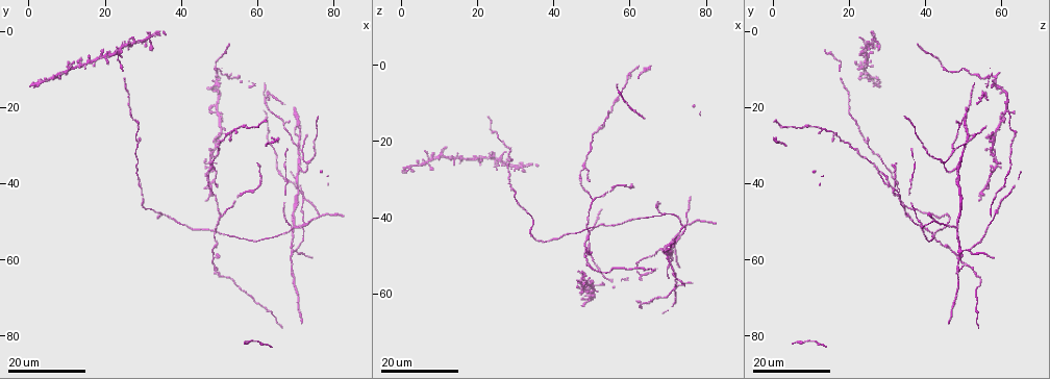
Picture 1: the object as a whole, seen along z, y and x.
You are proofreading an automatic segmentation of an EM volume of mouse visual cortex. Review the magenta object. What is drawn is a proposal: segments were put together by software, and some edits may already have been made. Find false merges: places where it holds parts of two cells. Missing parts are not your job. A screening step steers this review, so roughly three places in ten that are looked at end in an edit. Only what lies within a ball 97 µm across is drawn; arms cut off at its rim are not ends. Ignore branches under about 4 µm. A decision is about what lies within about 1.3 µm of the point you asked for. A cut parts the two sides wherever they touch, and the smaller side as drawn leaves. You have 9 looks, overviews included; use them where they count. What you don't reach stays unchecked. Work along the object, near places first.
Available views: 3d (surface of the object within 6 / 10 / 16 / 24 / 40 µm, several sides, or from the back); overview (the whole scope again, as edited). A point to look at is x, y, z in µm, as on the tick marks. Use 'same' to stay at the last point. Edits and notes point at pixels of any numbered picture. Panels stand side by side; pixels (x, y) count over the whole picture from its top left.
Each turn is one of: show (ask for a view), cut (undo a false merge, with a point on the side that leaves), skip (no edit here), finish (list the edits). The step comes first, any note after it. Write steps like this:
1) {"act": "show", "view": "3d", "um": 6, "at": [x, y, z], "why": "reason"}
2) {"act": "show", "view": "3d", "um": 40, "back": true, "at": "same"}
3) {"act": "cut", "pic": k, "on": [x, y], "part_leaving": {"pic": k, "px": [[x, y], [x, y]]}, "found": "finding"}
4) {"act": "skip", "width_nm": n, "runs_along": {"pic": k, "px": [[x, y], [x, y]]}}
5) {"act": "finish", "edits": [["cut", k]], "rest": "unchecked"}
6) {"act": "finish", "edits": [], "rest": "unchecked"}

{"act": "show", "view": "3d", "um": 24, "at": [49.0, 63.0, 52.5], "why": "sudden change in width"}

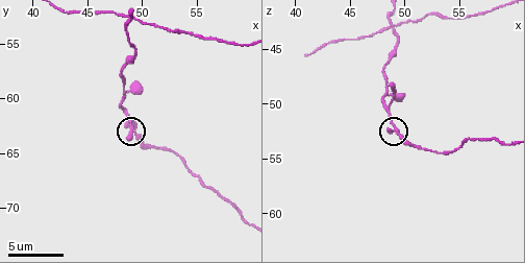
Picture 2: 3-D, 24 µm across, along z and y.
{"act": "show", "view": "3d", "um": 10, "at": "same"}

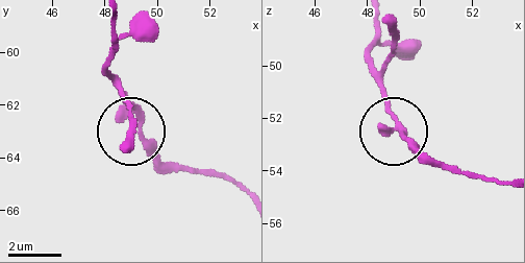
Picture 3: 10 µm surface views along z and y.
{"act": "skip", "arms": 4, "runs_along": {"pic": 3, "px": [[111, 23], [104, 68], [145, 144], [176, 168]]}, "found": "one cell here"}

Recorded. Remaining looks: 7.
{"act": "show", "view": "3d", "um": 16, "at": [50.0, 47.5, 35.0], "why": "a fork"}

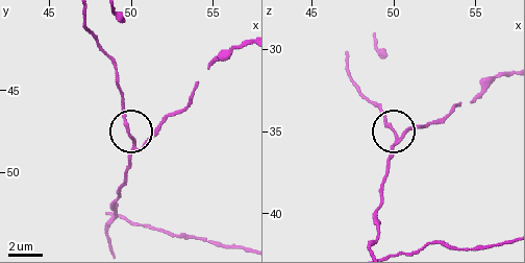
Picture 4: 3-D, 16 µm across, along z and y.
{"act": "show", "view": "3d", "um": 10, "at": [50.2, 48.0, 35.3]}

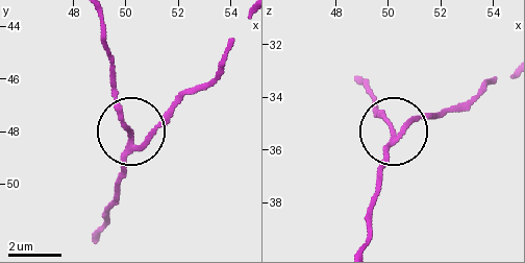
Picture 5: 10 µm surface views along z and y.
{"act": "show", "view": "3d", "um": 10, "back": true, "at": [50.2, 48.1, 35.2], "why": "other side"}

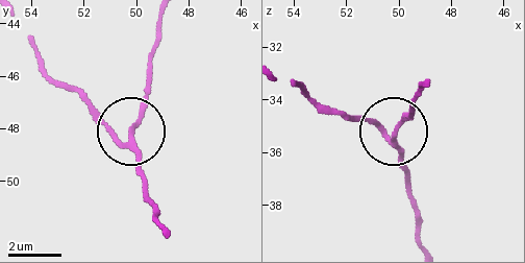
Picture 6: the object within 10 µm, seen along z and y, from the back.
{"act": "cut", "pic": 6, "on": [99, 120], "arms": 3, "found": "two cells meet here"}

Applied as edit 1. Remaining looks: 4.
{"act": "show", "view": "3d", "um": 10, "at": [49.6, 52.6, 42.8], "why": "arms run side by side"}

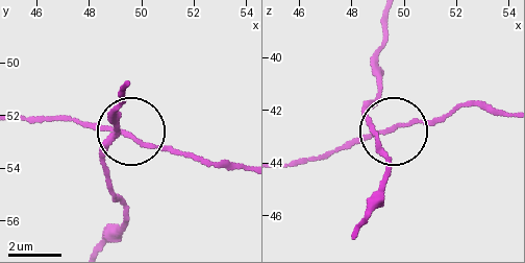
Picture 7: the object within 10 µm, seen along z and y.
{"act": "skip", "runs_along": {"pic": 7, "px": [[244, 168], [116, 135], [109, 121]]}, "found": "continuous, no second cell"}

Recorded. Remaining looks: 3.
{"act": "show", "view": "3d", "um": 16, "at": [48.5, 35.5, 26.5], "why": "a fork"}

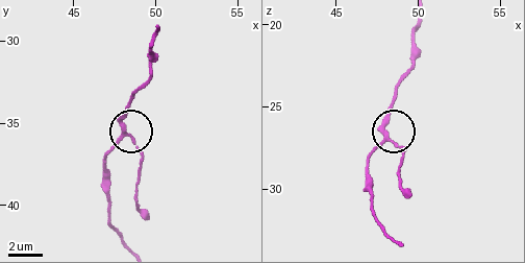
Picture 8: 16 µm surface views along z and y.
{"act": "show", "view": "3d", "um": 10, "at": [48.5, 35.5, 27.0]}

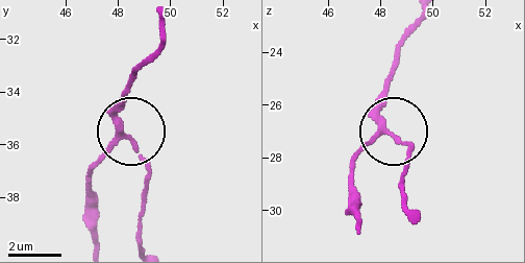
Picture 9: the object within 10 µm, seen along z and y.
{"act": "skip", "arms": 3, "runs_along": {"pic": 9, "px": [[98, 241], [91, 175], [129, 138], [145, 167], [145, 185]]}, "found": "all the same cell"}

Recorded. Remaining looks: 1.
{"act": "finish", "edits": [["cut", 6]], "rest": "unchecked"}

